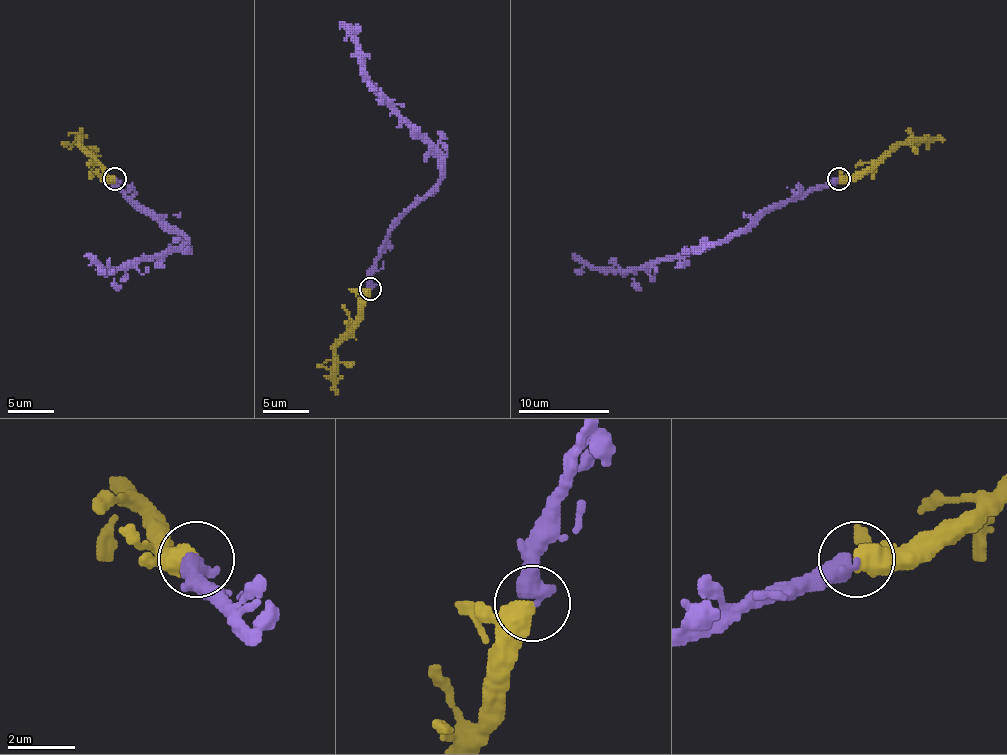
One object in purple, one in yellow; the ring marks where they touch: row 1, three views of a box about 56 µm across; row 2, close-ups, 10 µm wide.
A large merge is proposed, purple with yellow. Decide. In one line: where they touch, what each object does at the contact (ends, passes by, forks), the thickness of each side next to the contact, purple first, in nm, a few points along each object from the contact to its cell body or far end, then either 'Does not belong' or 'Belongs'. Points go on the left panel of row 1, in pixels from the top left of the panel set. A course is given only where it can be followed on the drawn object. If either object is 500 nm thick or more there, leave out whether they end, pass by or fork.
Place: (114, 179). Thickness 400 nm (purple) against 550 nm. Course of purple: (114, 178), (132, 201), (150, 210), (185, 242), (109, 270), (102, 270), (84, 256). Course of yellow: (114, 178), (80, 144), (82, 139). Belongs

